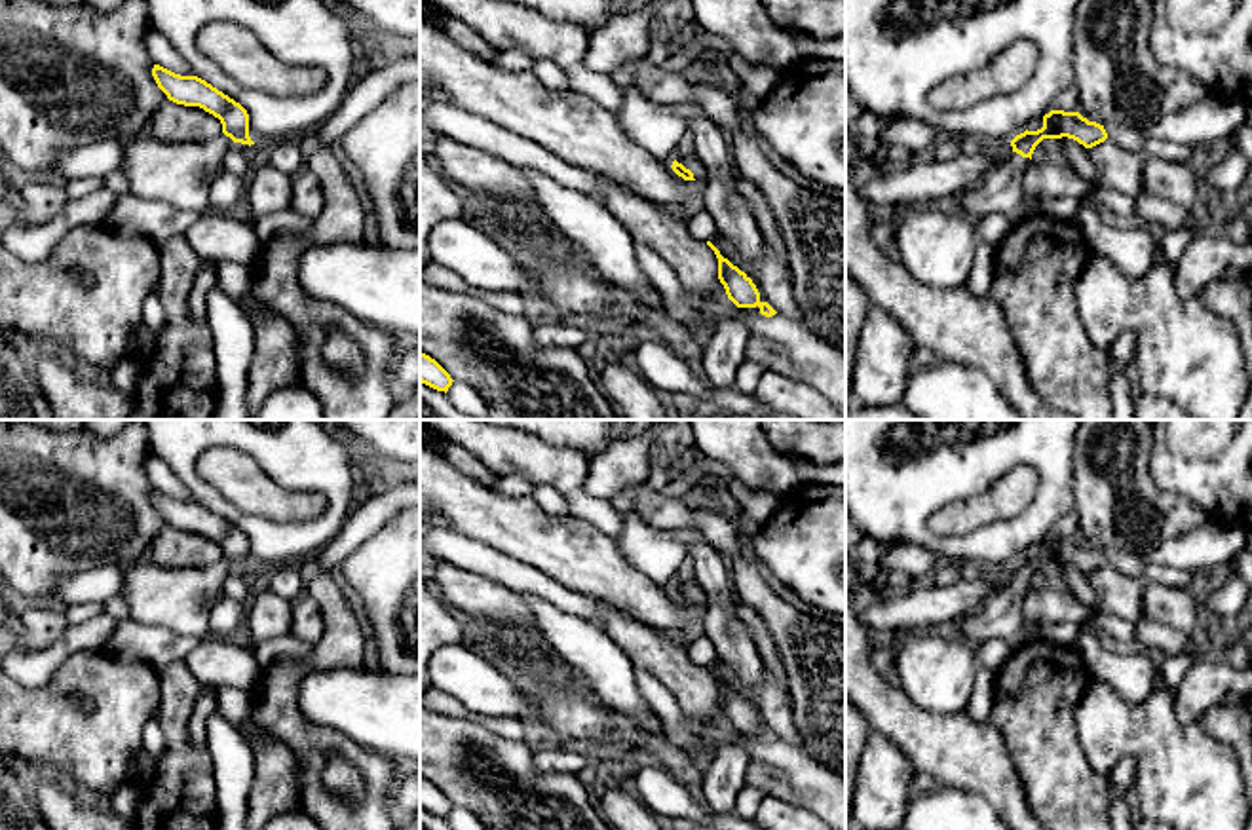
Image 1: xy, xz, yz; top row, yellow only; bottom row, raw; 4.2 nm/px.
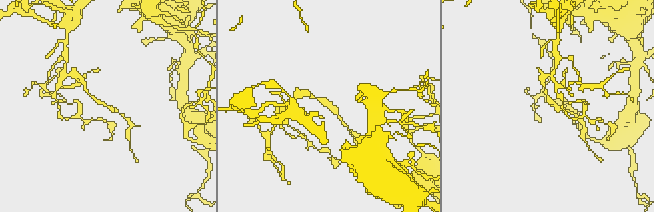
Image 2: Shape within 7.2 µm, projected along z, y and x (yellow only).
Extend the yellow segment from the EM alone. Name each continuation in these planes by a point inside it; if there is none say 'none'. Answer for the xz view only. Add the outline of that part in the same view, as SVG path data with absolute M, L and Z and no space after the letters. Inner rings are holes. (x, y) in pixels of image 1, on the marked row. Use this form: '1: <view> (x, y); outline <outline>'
1: xz (694, 164); outline M697 154L678 156L676 161L682 163L686 169L690 169L695 180L707 179L707 167L703 165Z

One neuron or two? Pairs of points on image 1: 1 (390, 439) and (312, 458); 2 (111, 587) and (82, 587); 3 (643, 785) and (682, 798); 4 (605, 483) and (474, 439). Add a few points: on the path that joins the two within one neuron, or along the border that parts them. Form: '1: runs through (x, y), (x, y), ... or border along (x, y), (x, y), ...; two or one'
1: border along (346, 439), (352, 443); two
2: runs through (103, 587), (90, 587); one
3: runs through (652, 785), (673, 798); one
4: border along (589, 460), (584, 489), (608, 502); two

